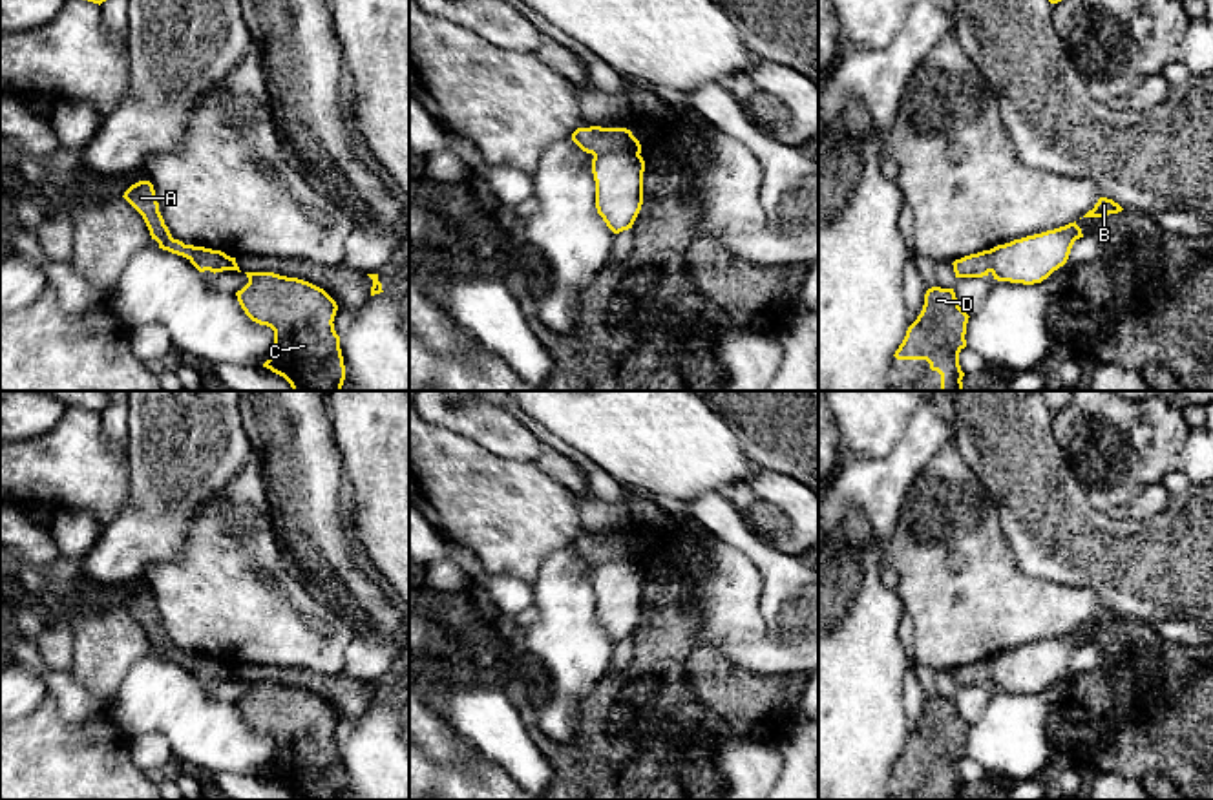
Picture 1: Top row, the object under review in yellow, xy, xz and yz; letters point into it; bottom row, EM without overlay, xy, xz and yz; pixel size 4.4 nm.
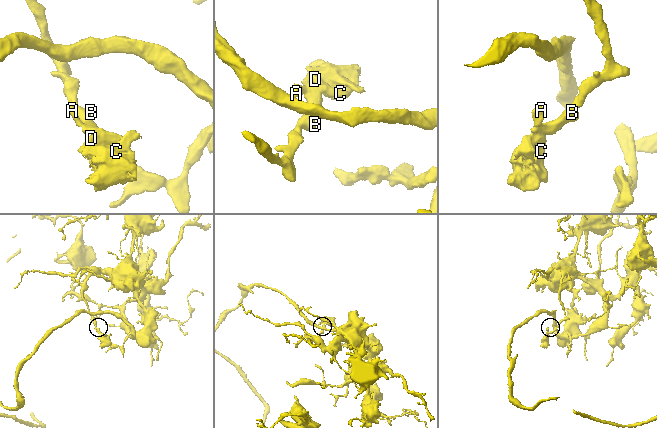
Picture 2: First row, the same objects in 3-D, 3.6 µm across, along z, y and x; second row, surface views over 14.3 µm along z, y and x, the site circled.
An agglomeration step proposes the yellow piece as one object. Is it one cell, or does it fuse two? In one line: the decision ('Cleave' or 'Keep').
Keep

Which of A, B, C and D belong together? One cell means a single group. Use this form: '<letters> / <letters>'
A B C D

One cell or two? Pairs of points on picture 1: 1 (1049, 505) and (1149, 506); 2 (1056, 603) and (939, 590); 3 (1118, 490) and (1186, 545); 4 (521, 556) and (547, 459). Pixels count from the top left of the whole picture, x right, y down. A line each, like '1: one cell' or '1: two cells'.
1: two cells
2: one cell
3: two cells
4: two cells

